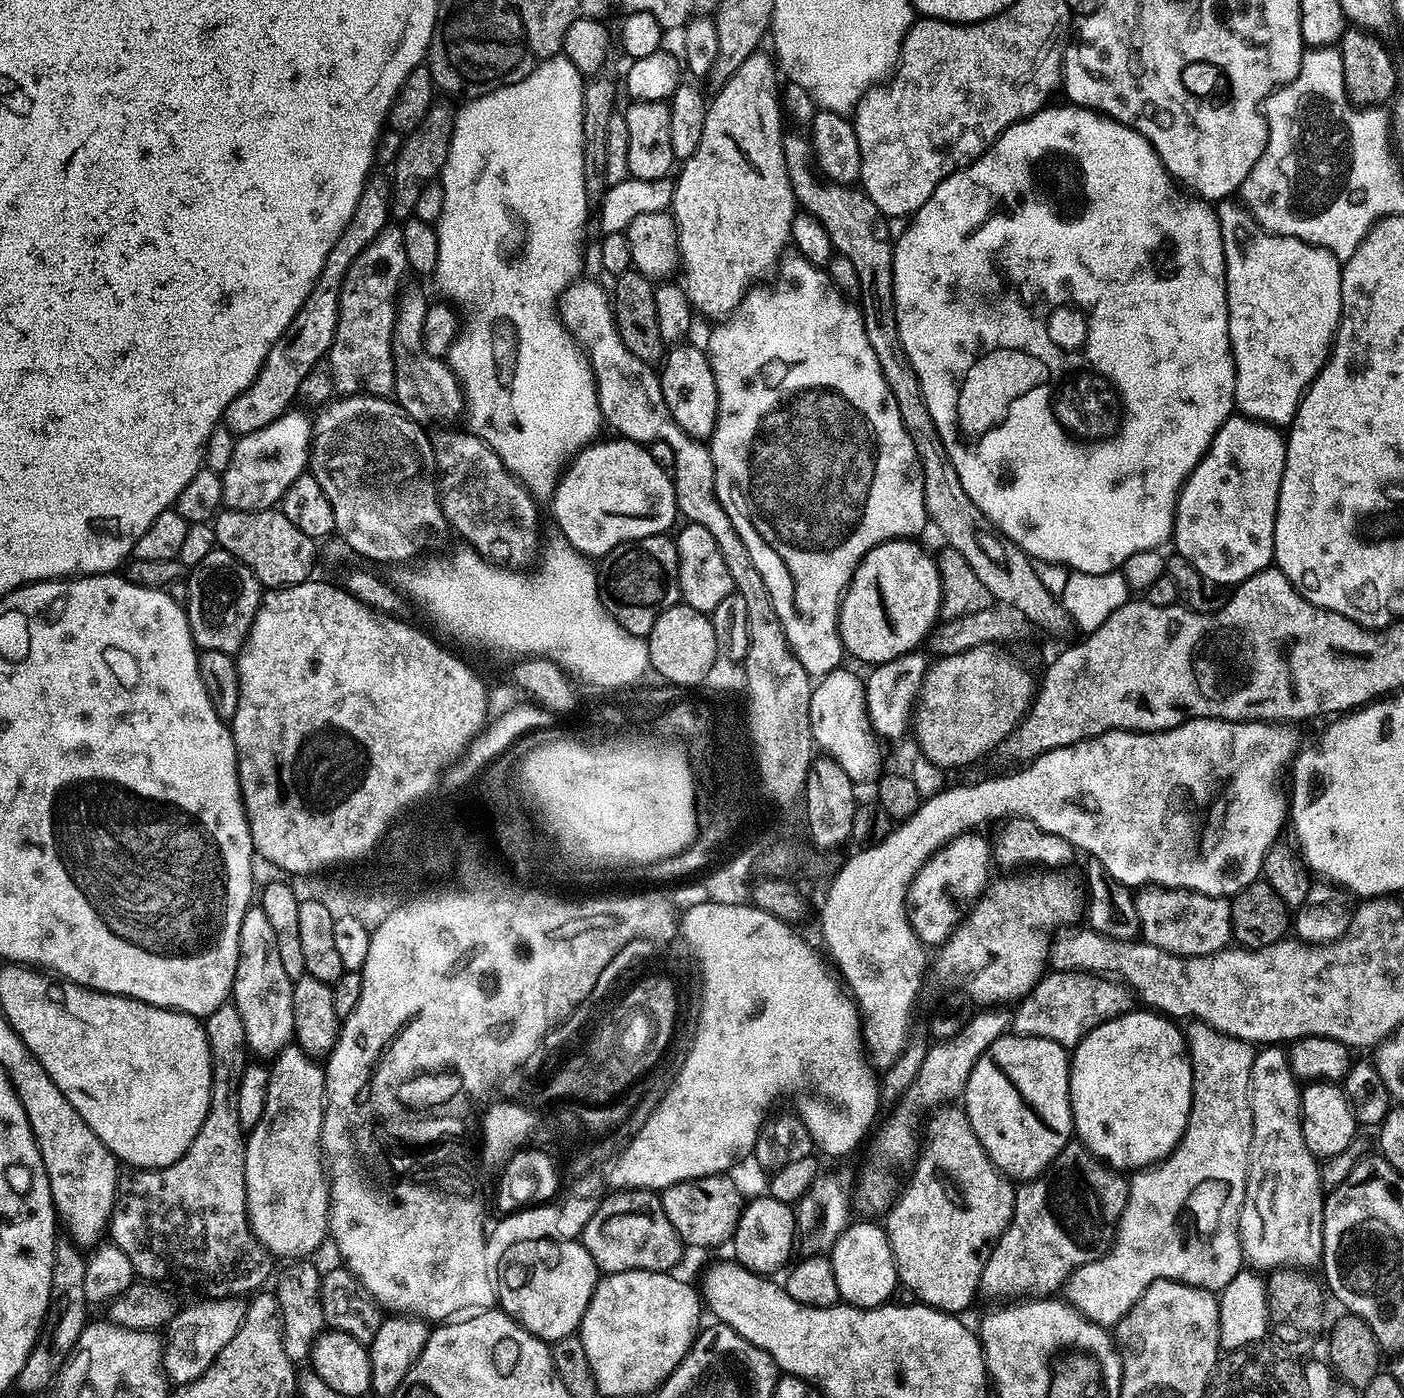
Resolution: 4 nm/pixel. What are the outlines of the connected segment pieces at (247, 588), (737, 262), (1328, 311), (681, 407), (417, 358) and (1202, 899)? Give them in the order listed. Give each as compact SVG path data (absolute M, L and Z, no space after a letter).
M217 546L213 548L202 562L191 565L187 573L188 580L188 604L186 600L186 611L188 614L188 625L192 631L192 640L197 649L209 652L218 650L229 654L239 653L244 647L244 639L248 637L248 632L252 629L252 623L256 617L256 611L260 609L260 598L262 595L262 585L256 576L242 562L238 562L230 553Z
M757 50L742 62L742 66L738 66L738 70L734 70L726 83L715 89L716 97L707 101L706 122L702 122L698 150L679 165L680 173L678 168L674 176L670 215L678 264L682 272L684 268L682 287L699 315L701 312L704 316L730 317L739 309L750 289L759 285L756 284L759 280L773 275L785 255L784 247L789 247L792 239L792 223L798 205L786 170L785 133L780 132L782 100L778 90L776 94L775 71L773 57L768 57L764 50Z
M1229 198L1219 201L1215 205L1215 210L1220 223L1222 246L1224 247L1224 281L1226 282L1226 294L1228 295L1228 337L1232 343L1231 353L1236 363L1235 407L1243 415L1251 416L1254 420L1262 420L1265 424L1273 426L1291 425L1300 405L1300 399L1307 392L1312 379L1328 363L1328 353L1331 352L1332 341L1336 338L1336 327L1340 325L1340 307L1342 306L1342 278L1340 277L1342 261L1330 250L1320 248L1316 244L1308 244L1305 240L1299 240L1293 236L1279 236L1277 232L1268 232L1256 221L1256 217L1252 215L1248 208L1235 199Z
M680 342L669 347L664 353L664 359L658 368L662 394L666 398L666 406L682 426L687 436L695 440L707 441L716 429L716 415L718 414L718 394L712 367L708 361L708 353L703 347L695 348L689 342Z
M406 296L399 305L396 329L392 335L395 403L408 419L421 426L429 426L435 420L452 420L459 412L461 415L465 411L464 390L447 363L424 346L424 319L430 307L429 301L420 296Z
M1145 886L1135 893L1140 919L1139 935L1144 943L1153 944L1175 956L1210 956L1223 952L1233 939L1232 906L1223 896L1207 896L1185 888L1157 888Z

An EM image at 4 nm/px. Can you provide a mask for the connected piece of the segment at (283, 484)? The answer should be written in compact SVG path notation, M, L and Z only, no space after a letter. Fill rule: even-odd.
M289 410L270 422L270 426L262 426L262 430L254 430L236 440L233 458L222 473L225 509L261 512L276 508L293 482L305 475L310 464L314 424L306 413L296 411Z

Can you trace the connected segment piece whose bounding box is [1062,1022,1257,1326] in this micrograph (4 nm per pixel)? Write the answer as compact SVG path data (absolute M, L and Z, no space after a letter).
M1208 1024L1187 1025L1188 1057L1192 1063L1192 1105L1186 1130L1168 1157L1131 1173L1128 1201L1116 1232L1116 1242L1100 1260L1088 1262L1074 1272L1062 1292L1067 1303L1083 1316L1105 1326L1116 1323L1159 1280L1177 1280L1219 1293L1234 1274L1242 1271L1240 1211L1248 1181L1248 1156L1252 1153L1252 1111L1248 1087L1257 1049L1244 1040L1222 1034Z

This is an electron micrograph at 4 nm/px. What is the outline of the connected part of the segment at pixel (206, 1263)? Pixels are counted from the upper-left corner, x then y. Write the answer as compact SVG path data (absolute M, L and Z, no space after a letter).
M231 1002L218 1006L218 1010L214 1010L206 1017L203 1025L210 1048L210 1058L212 1059L212 1089L210 1090L210 1106L206 1118L202 1122L202 1130L198 1130L194 1142L190 1142L190 1150L186 1150L186 1154L182 1154L182 1158L178 1158L178 1162L174 1162L165 1168L128 1170L125 1176L123 1173L117 1179L116 1201L113 1202L110 1219L110 1240L111 1243L116 1244L122 1250L122 1254L126 1254L126 1258L130 1258L135 1275L145 1281L160 1282L158 1280L173 1276L174 1279L181 1280L184 1284L197 1284L204 1291L203 1295L208 1298L218 1300L227 1296L248 1298L267 1285L264 1283L267 1282L268 1275L272 1272L272 1263L274 1263L273 1257L262 1246L262 1242L255 1233L252 1232L252 1224L248 1221L248 1207L246 1206L246 1150L244 1149L246 1130L238 1122L238 1082L242 1082L244 1067L250 1062L250 1049L246 1042L246 1026L242 1026L242 1018Z

